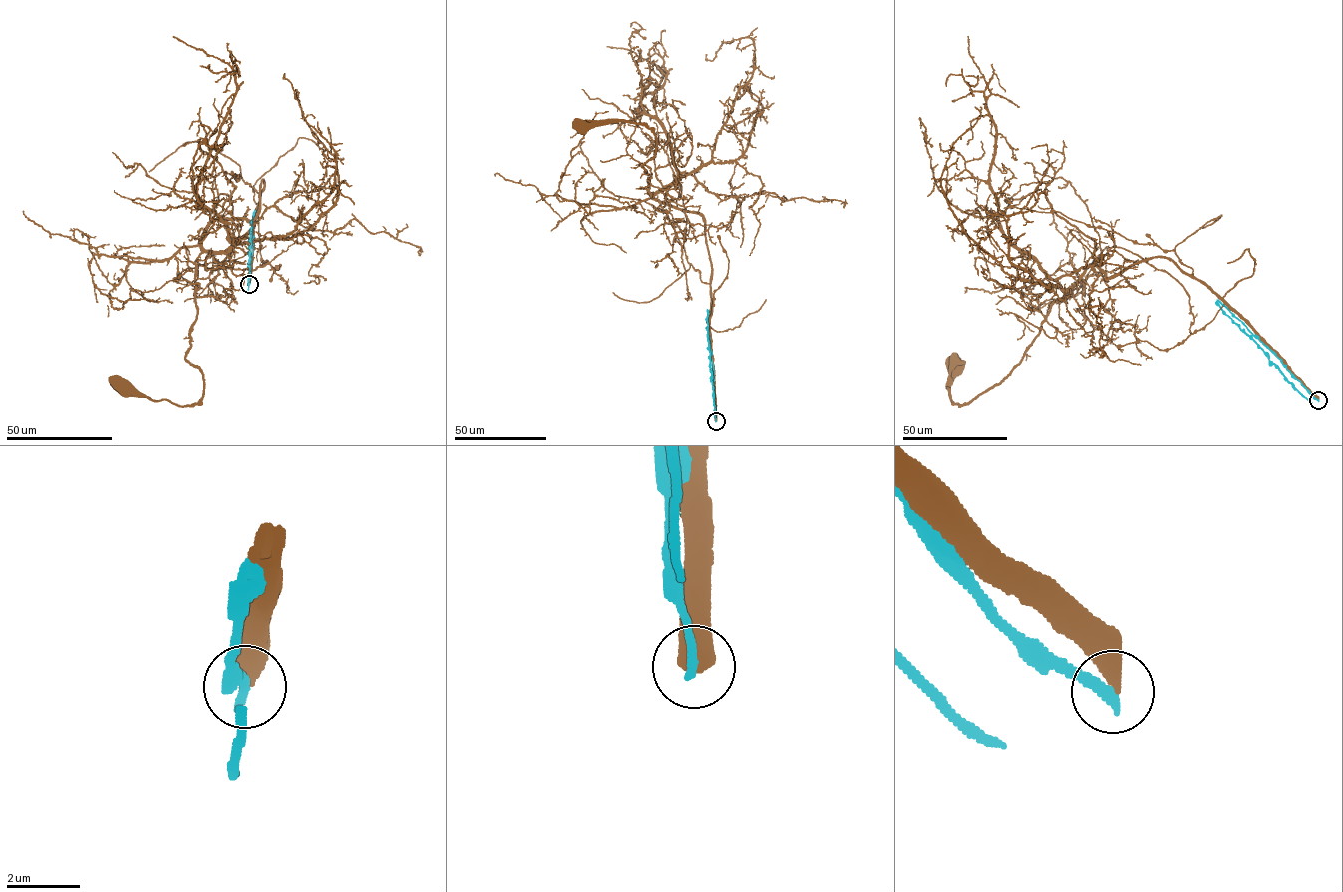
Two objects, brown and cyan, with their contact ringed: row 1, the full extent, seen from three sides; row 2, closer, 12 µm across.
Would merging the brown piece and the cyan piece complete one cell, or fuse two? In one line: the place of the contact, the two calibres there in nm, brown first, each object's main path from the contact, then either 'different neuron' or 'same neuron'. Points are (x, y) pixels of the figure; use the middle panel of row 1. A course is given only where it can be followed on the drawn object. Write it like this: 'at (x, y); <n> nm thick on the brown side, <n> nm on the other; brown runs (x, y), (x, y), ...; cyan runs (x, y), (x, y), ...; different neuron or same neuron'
at (716, 421); 460 nm thick on the brown side, 320 nm on the other; brown runs (715, 421), (705, 220), (648, 190), (650, 175), (641, 165), (656, 151), (653, 131), (622, 121), (581, 124); cyan runs (715, 421), (708, 311), (715, 417); different neuron

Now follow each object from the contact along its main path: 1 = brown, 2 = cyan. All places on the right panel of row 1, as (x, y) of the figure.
1: (1318, 400), (1163, 257), (1107, 278), (1085, 270), (1019, 364), (962, 404), (953, 364)
2: (1318, 400), (1217, 301), (1221, 310), (1312, 403)

